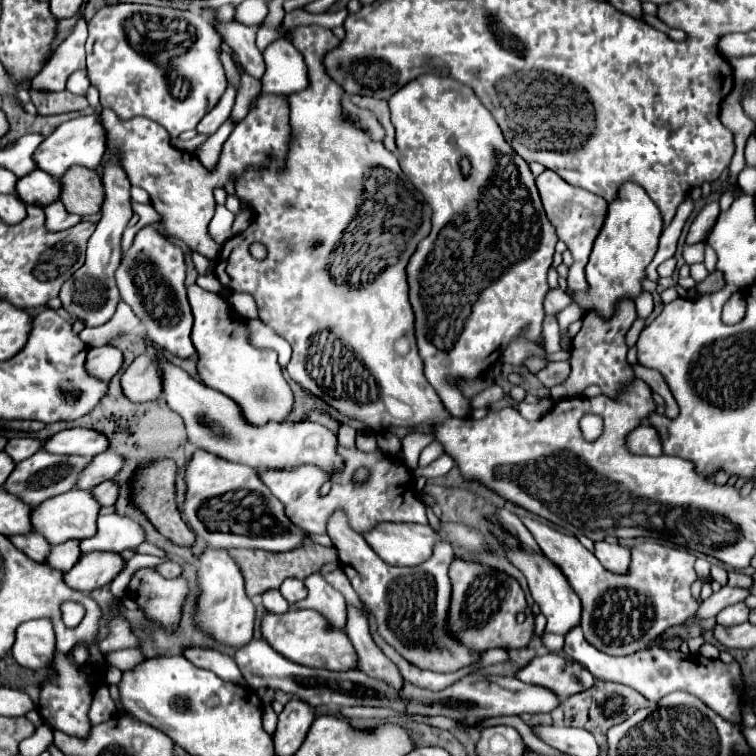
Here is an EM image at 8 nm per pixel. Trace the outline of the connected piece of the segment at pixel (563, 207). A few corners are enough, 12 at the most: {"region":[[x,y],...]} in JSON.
{"region":[[537,176],[543,208],[571,254],[567,284],[587,290],[585,266],[607,200]]}

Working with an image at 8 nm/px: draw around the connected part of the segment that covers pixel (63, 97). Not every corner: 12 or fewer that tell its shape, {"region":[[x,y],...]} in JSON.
{"region":[[29,88],[41,116],[81,112],[87,98]]}

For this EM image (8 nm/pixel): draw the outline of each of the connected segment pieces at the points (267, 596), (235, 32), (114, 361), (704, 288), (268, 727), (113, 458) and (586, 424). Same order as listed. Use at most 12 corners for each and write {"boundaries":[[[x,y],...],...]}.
{"boundaries":[[[279,590],[263,592],[263,606],[281,614],[289,610],[289,602]],[[213,10],[203,16],[237,54],[245,72],[261,78],[265,70],[255,34],[263,24],[217,22]],[[113,346],[91,348],[85,370],[109,382],[123,364]],[[719,270],[711,272],[685,298],[699,298],[717,292],[725,284]],[[271,706],[263,708],[263,728],[273,734],[277,714]],[[115,452],[97,454],[79,474],[77,488],[111,480],[121,468]],[[595,414],[580,420],[585,440],[593,442],[603,431],[603,420]]]}

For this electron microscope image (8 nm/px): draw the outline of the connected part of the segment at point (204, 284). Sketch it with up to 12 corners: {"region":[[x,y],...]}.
{"region":[[214,272],[198,276],[197,285],[207,291],[219,293],[222,284]]}

